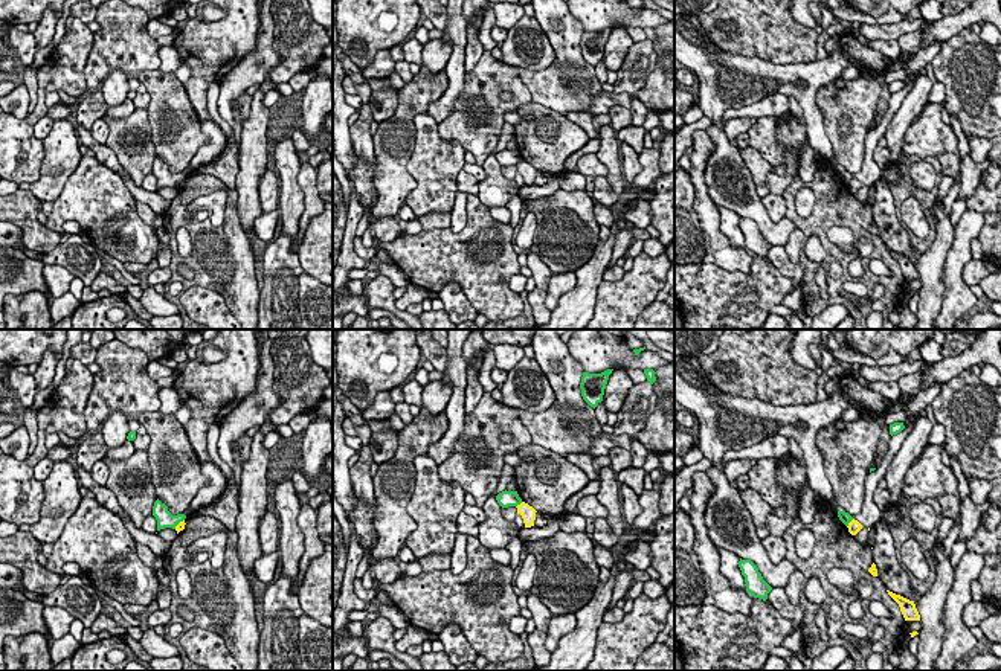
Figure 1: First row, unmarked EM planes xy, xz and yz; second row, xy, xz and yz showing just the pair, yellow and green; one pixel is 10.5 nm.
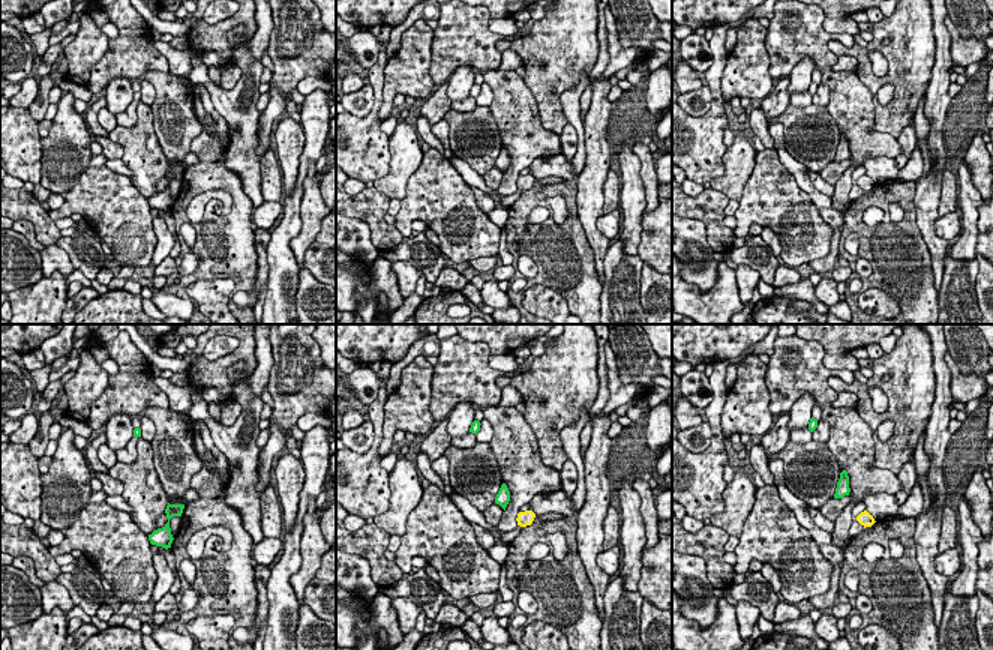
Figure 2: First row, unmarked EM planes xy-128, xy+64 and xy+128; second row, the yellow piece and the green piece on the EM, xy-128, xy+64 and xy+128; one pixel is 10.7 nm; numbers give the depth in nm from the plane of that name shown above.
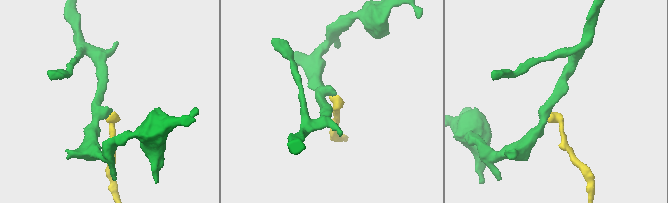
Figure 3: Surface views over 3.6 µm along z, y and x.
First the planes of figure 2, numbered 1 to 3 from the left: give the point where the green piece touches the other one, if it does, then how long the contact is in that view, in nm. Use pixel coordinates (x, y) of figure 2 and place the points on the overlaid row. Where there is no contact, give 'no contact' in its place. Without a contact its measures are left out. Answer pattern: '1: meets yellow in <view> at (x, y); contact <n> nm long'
1: no contact
2: no contact
3: no contact

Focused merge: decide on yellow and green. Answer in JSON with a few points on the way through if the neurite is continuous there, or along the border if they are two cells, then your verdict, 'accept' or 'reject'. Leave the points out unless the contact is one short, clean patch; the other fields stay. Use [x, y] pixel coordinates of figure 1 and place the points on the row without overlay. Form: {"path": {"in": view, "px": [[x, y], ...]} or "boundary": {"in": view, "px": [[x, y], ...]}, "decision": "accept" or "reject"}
{"boundary": {"in": "yz", "px": [[853, 177], [847, 185]]}, "decision": "reject"}

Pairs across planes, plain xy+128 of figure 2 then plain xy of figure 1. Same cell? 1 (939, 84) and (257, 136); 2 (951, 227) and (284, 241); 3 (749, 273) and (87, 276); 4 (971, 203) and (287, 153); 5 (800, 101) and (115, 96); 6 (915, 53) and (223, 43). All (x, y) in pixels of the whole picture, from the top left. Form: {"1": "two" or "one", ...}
{"1": "one", "2": "two", "3": "two", "4": "one", "5": "two", "6": "one"}

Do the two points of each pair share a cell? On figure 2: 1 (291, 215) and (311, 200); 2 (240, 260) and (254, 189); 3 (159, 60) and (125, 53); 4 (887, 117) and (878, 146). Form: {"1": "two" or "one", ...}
{"1": "two", "2": "two", "3": "one", "4": "two"}

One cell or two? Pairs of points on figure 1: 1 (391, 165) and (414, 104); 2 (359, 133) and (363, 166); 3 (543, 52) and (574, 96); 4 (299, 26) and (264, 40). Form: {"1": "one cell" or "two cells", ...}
{"1": "one cell", "2": "one cell", "3": "two cells", "4": "two cells"}

